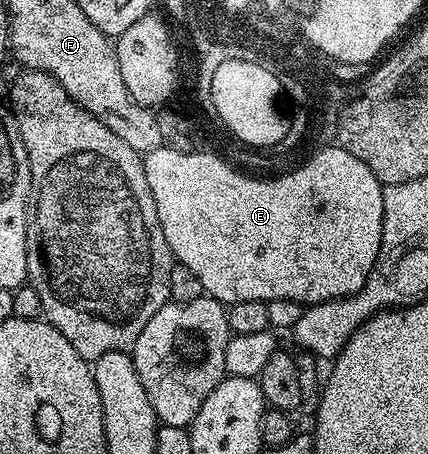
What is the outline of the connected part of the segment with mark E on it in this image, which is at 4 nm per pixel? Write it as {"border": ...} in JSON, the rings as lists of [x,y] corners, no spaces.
{"border":[[[167,145],[156,146],[155,149],[148,151],[144,155],[143,161],[145,163],[145,175],[147,176],[147,184],[151,188],[151,196],[157,205],[157,215],[159,216],[159,224],[163,228],[163,236],[167,236],[167,244],[171,248],[174,259],[180,265],[191,268],[191,272],[195,272],[195,276],[199,279],[199,284],[203,284],[205,294],[208,297],[214,298],[216,302],[222,304],[232,304],[234,302],[242,302],[243,300],[259,300],[263,303],[271,301],[293,301],[300,304],[312,304],[315,302],[326,302],[327,300],[335,300],[336,298],[346,298],[355,292],[359,292],[359,288],[363,288],[363,284],[367,284],[367,276],[371,276],[371,268],[375,268],[375,260],[379,256],[379,248],[381,247],[381,237],[383,236],[383,184],[375,176],[375,172],[371,172],[371,168],[367,168],[367,164],[363,164],[363,160],[355,160],[355,156],[351,156],[351,152],[344,151],[343,148],[327,147],[325,149],[318,149],[316,152],[310,153],[308,157],[302,161],[301,169],[297,170],[297,174],[293,177],[266,177],[262,180],[260,177],[249,178],[249,174],[242,172],[237,178],[233,178],[231,171],[226,170],[223,161],[215,162],[212,156],[188,154],[187,152],[179,152],[172,150]]]}

